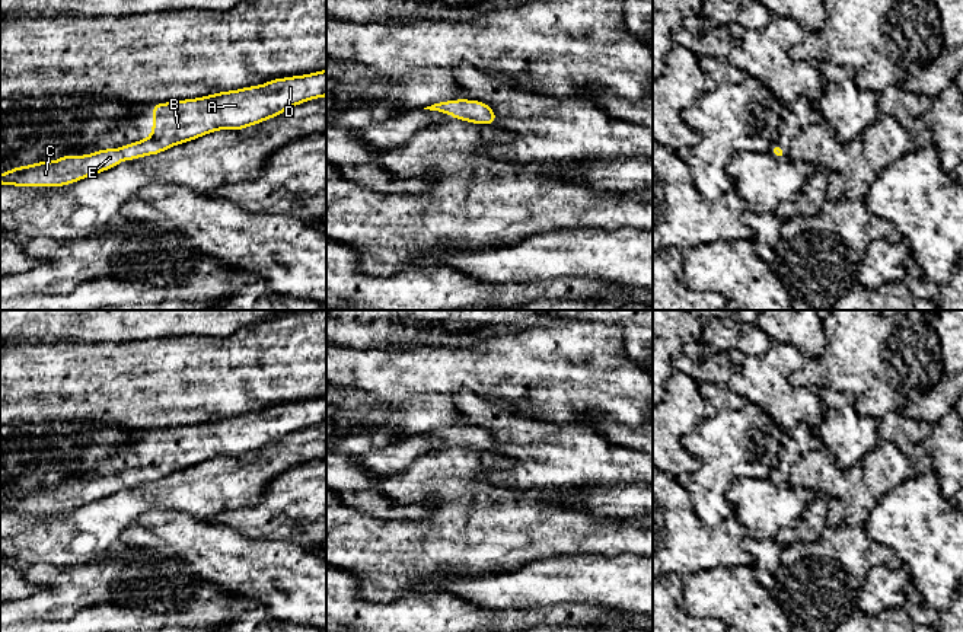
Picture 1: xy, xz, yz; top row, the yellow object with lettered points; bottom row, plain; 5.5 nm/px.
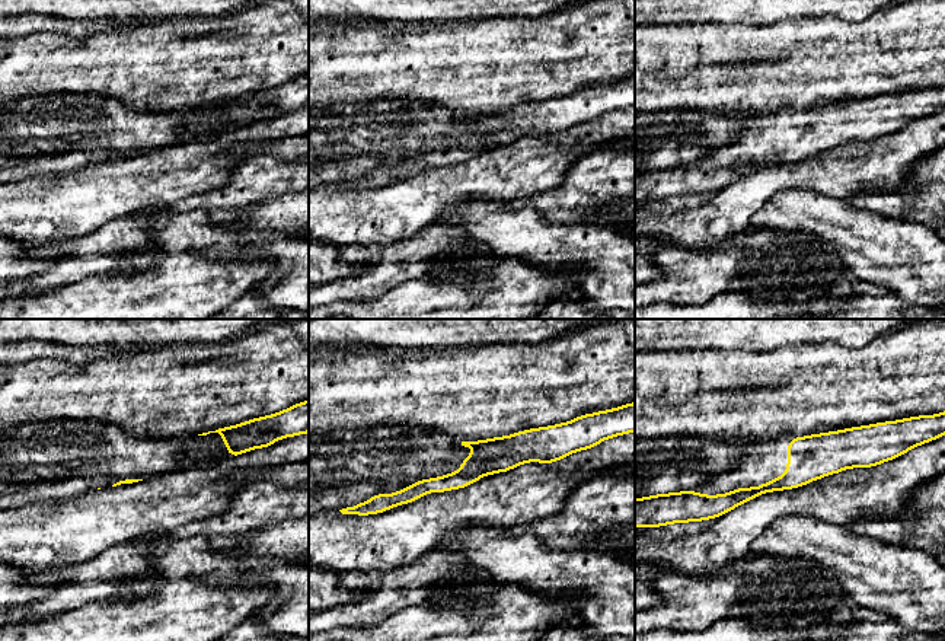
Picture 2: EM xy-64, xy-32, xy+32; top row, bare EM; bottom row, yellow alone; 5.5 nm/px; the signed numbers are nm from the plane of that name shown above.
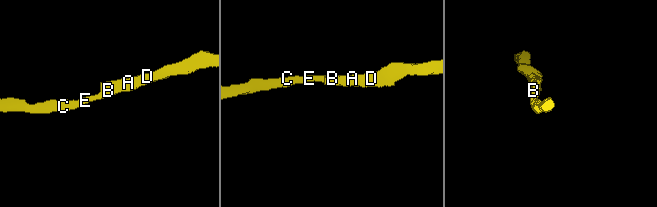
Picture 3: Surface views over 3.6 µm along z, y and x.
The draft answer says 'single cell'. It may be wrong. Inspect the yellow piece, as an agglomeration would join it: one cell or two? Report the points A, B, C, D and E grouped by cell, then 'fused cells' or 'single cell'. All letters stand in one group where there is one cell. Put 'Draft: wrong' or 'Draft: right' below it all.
A B C D E; single cell
Draft: right

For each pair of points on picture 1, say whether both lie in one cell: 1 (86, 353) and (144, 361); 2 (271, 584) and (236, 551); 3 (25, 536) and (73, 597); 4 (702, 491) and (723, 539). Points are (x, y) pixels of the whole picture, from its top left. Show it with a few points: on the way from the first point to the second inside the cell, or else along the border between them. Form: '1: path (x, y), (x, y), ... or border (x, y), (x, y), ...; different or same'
1: path (101, 361), (130, 361); same
2: path (262, 575), (245, 559); same
3: border (79, 564), (31, 562), (25, 568); different
4: border (692, 501), (697, 516), (710, 526), (733, 513); different

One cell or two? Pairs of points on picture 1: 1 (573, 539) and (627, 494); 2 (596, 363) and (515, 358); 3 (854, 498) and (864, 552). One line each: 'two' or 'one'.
1: two
2: one
3: two

